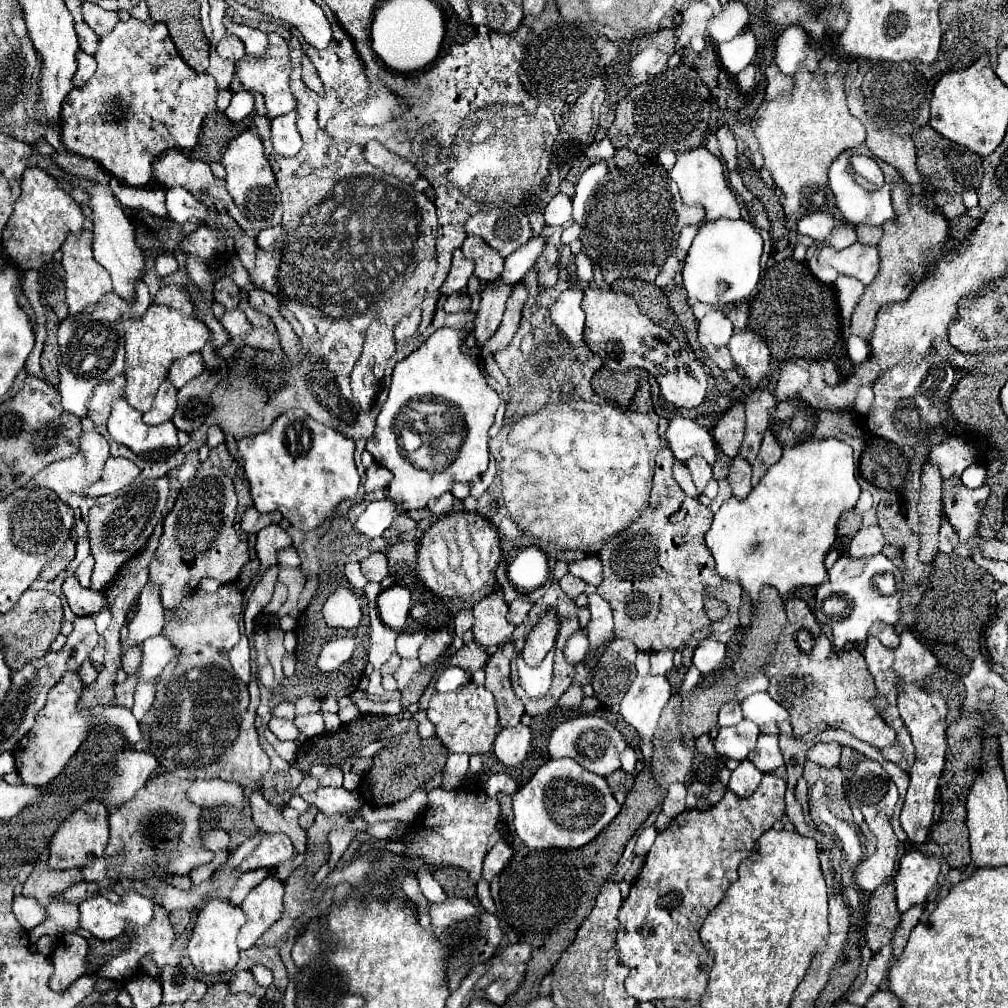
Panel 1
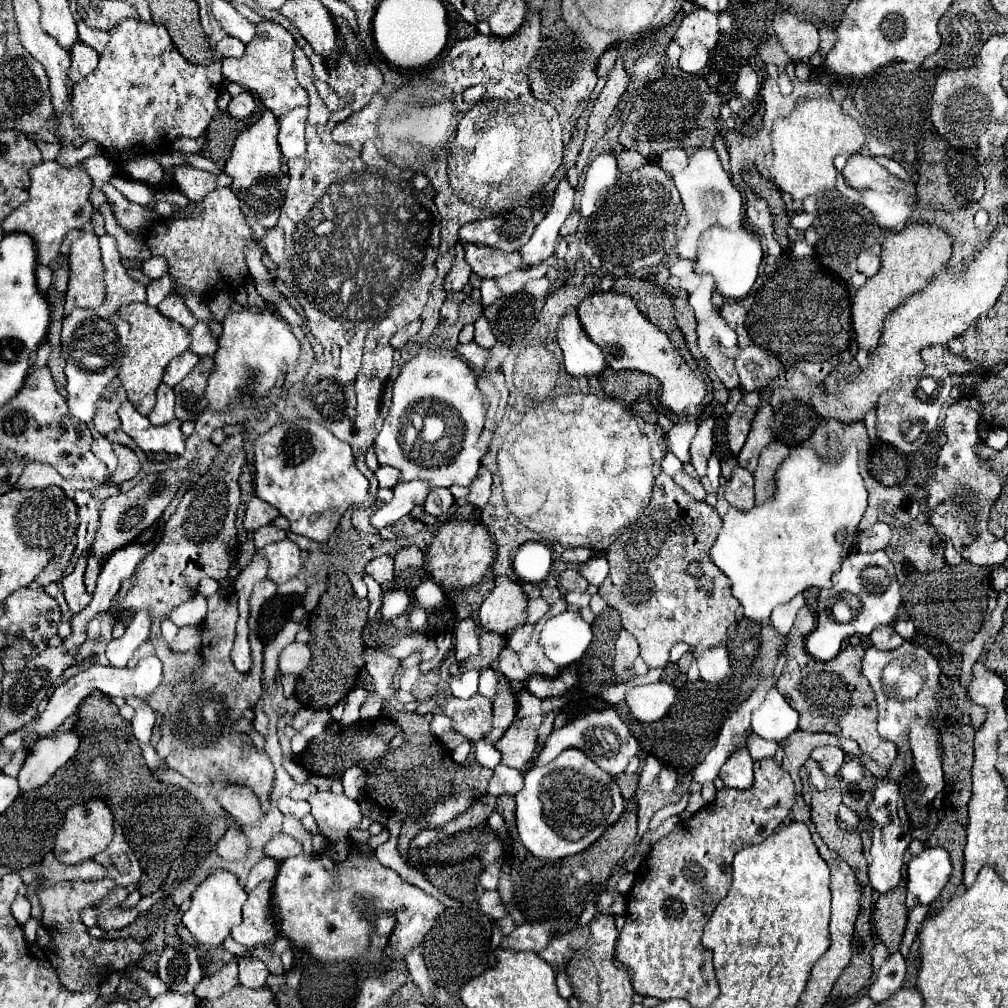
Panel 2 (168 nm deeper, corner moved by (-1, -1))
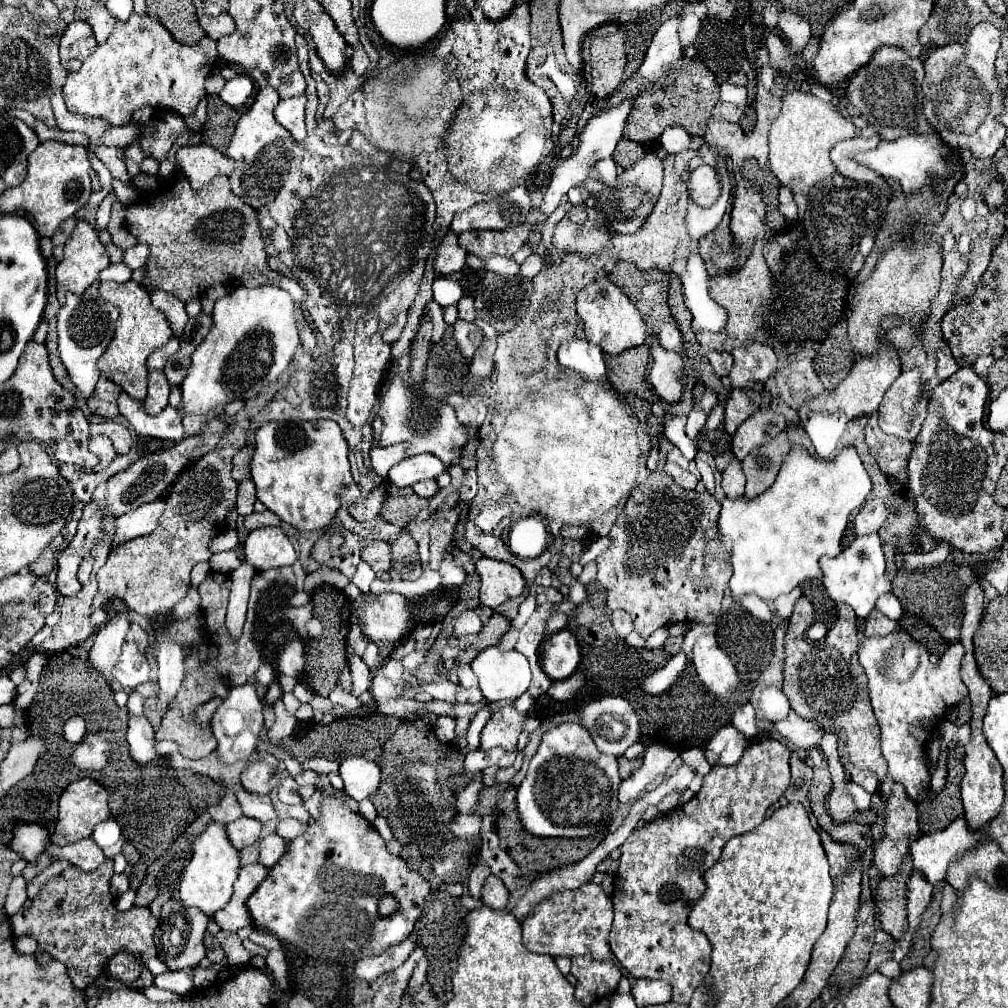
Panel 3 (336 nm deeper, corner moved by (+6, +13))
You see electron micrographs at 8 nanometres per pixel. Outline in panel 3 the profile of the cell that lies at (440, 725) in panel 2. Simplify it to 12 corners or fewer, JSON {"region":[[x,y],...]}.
{"region":[[455,704],[451,716],[471,720],[484,706]]}

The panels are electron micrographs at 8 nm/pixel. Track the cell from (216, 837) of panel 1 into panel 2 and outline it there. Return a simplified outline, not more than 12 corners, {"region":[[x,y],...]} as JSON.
{"region":[[230,828],[216,844],[224,860],[238,860],[248,850],[242,830]]}

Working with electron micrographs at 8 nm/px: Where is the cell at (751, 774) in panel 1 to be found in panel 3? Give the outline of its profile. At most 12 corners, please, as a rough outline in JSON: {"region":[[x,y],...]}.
{"region":[[729,724],[705,748],[711,766],[739,762],[747,738]]}

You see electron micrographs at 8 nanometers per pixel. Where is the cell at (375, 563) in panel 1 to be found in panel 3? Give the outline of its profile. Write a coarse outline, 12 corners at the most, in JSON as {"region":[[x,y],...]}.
{"region":[[371,542],[361,558],[383,574],[391,568],[391,546]]}

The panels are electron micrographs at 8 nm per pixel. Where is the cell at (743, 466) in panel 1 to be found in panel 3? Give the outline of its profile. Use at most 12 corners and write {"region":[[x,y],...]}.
{"region":[[739,460],[725,468],[721,486],[731,500],[743,496],[745,474]]}

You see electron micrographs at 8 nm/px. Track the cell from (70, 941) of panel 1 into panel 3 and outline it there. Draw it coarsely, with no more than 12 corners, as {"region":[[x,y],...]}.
{"region":[[113,860],[51,878],[9,918],[79,992],[109,958],[143,956],[149,908],[115,908]]}

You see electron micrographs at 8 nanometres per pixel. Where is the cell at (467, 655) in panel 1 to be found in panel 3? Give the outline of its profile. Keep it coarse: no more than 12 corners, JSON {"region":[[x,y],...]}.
{"region":[[497,612],[479,632],[477,644],[461,654],[469,664],[481,650],[499,644],[511,626]]}

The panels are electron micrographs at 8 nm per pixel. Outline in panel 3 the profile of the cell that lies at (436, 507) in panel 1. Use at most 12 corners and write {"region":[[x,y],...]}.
{"region":[[435,480],[415,482],[417,496],[433,498],[439,490]]}

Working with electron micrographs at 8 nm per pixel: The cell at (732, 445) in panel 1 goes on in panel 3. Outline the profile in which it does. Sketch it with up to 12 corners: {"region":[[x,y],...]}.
{"region":[[731,390],[725,430],[735,434],[761,406],[755,390]]}

